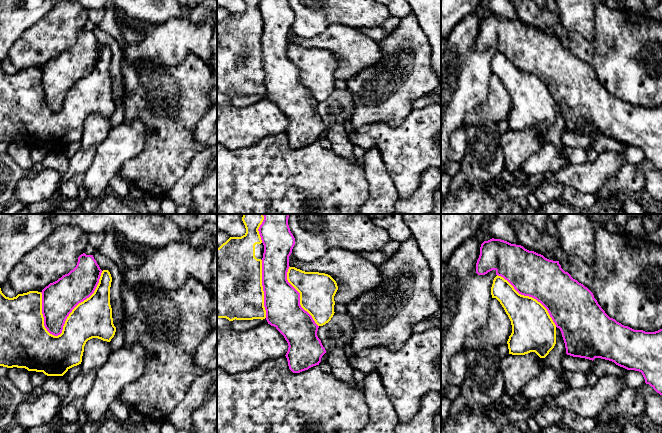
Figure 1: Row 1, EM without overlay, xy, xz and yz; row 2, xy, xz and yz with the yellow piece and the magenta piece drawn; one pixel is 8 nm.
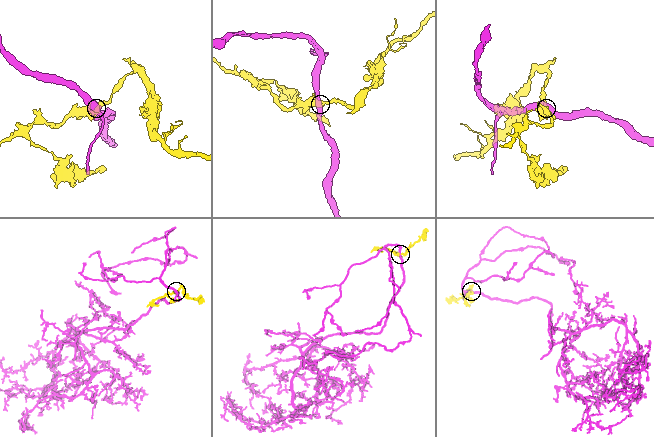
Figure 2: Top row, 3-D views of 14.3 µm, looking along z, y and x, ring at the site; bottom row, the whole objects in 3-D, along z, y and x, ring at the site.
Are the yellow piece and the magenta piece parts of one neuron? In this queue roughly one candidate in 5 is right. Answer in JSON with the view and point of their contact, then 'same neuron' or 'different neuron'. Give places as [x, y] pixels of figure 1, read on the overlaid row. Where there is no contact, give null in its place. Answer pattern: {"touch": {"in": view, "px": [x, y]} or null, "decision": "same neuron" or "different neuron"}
{"touch": {"in": "xy", "px": [76, 306]}, "decision": "different neuron"}

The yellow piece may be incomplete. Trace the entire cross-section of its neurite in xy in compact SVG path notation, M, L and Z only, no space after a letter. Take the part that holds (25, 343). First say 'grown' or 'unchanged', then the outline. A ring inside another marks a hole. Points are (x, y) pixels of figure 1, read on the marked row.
unchanged | M103 270L94 293L72 310L58 336L50 334L44 326L41 292L29 291L9 298L0 288L0 366L63 376L70 368L81 364L88 340L98 338L110 342L115 335L110 305L111 282L110 272Z

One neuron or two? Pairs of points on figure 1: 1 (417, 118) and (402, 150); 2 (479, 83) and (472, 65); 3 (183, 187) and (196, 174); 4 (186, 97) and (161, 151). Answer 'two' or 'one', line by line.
1: one
2: one
3: one
4: one

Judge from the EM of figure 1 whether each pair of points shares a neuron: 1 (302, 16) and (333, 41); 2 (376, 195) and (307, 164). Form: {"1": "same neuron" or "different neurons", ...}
{"1": "different neurons", "2": "different neurons"}

